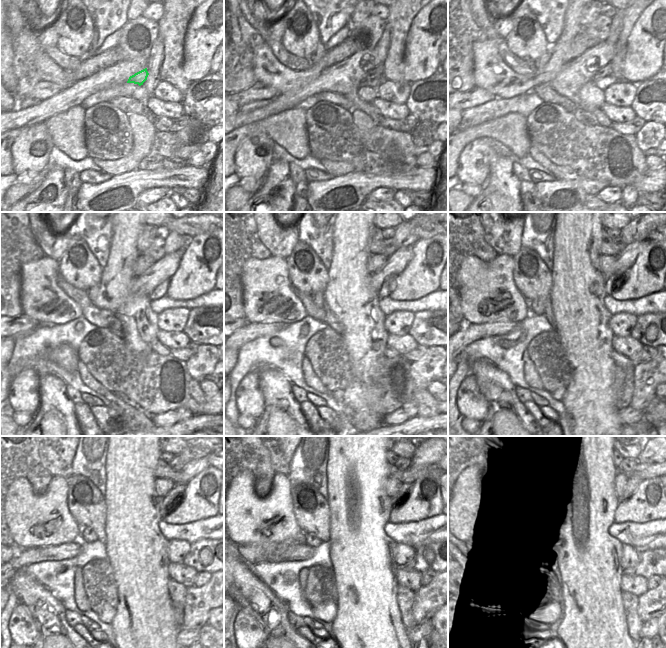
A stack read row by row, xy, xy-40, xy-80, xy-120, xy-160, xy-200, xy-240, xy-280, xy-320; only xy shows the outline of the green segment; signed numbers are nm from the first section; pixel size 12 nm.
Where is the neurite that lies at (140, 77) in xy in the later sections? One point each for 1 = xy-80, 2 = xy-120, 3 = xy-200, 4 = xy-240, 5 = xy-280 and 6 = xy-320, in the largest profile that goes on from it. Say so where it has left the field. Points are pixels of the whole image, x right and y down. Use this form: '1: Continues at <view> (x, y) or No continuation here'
1: Continues at xy-80 (605, 71)
2: Continues at xy-120 (161, 291)
3: Continues at xy-200 (610, 284)
4: Continues at xy-240 (174, 494)
5: Continues at xy-280 (405, 488)
6: Continues at xy-320 (633, 482).

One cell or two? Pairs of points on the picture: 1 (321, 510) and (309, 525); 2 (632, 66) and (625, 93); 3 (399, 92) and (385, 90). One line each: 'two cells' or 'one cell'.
1: one cell
2: two cells
3: one cell

